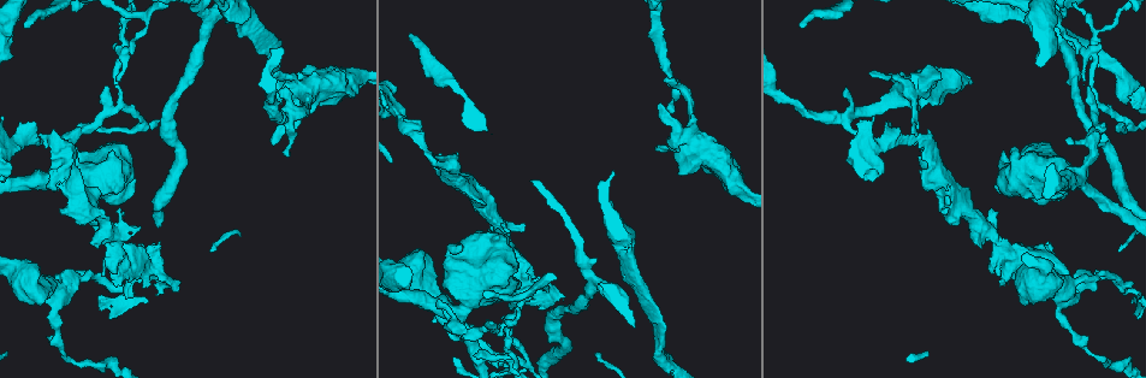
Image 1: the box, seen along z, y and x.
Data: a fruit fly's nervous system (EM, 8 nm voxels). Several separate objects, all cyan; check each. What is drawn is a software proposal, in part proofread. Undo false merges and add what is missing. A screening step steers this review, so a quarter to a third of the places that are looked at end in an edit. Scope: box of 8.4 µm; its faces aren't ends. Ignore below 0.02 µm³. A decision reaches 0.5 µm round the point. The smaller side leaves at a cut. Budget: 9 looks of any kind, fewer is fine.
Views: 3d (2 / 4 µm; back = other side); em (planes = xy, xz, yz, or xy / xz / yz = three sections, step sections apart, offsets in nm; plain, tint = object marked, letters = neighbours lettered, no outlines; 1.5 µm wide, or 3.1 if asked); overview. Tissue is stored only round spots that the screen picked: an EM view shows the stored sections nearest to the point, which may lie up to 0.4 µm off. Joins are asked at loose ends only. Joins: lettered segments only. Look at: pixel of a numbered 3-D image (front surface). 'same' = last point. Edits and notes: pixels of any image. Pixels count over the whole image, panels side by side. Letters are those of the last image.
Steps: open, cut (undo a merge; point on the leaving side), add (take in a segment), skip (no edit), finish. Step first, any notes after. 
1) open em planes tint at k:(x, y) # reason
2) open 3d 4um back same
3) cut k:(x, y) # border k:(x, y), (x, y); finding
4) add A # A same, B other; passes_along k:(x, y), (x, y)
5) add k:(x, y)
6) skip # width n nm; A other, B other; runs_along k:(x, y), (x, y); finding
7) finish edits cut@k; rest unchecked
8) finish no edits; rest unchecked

open 3d 4um at 1:(118, 59) # three-way junction

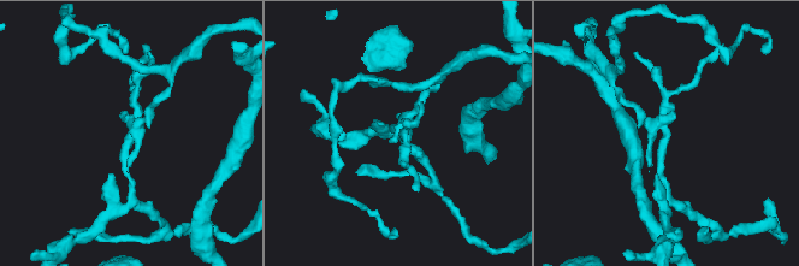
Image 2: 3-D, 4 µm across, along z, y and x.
open em yz step 4 letters at 2:(127, 139)

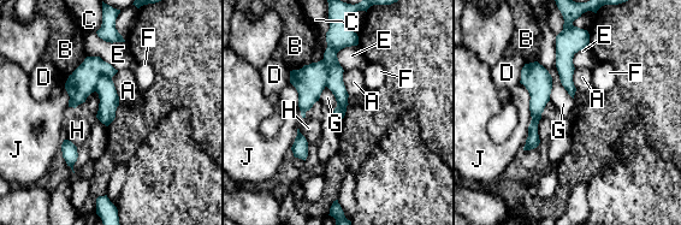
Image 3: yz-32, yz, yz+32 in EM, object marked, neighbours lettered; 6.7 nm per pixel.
cut 3:(309, 81) # A other, B other, C other, D other, E other, F other, G other, H other, J other; two cells meet here

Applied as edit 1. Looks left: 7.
open em yz step 4 letters at 1:(928, 184) # free end

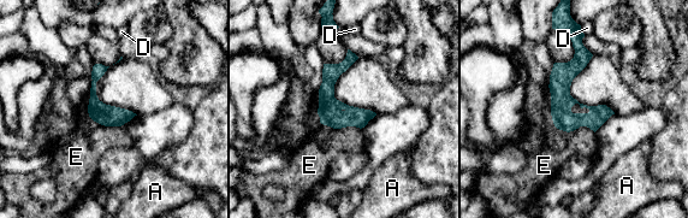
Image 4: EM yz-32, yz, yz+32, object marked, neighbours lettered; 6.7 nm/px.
open em planes letters same # another direction

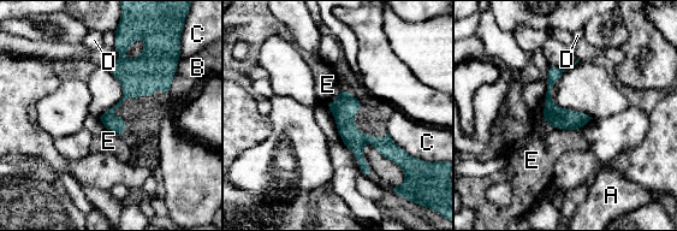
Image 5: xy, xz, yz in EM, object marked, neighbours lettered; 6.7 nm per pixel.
skip # longest_contact E 260 nm; A other, B other, C other, D other, E other; no lettered segment goes on from it

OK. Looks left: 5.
open 3d 4um at 1:(1048, 243)

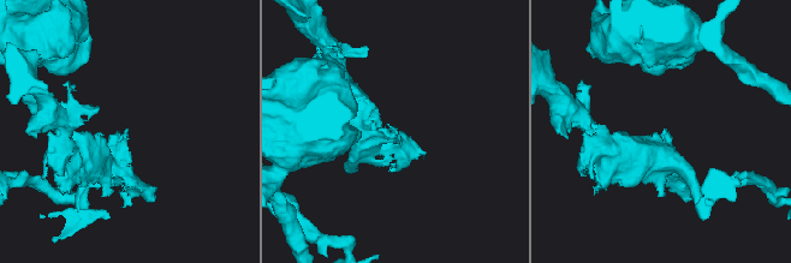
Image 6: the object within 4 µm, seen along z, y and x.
open em planes letters at 6:(664, 128) # need the tissue

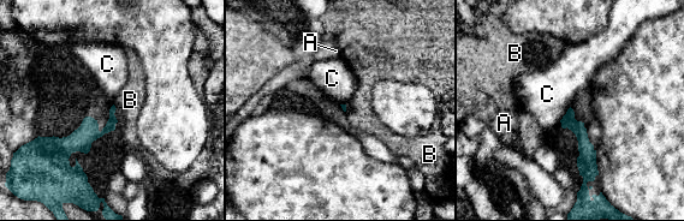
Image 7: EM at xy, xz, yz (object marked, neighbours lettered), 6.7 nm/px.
skip # A other, B other, C other; border 7:(570, 106), (559, 121); none of them fits

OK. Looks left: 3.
open overview

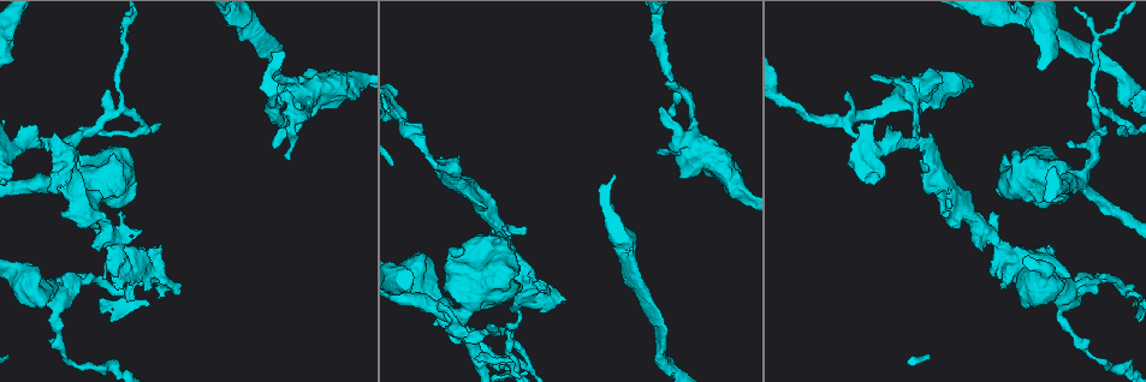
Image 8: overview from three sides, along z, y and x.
open 3d 2um at 8:(671, 113)

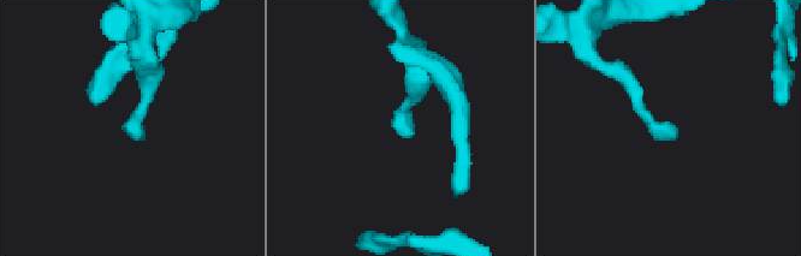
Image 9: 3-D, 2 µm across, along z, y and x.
open em planes letters at 9:(139, 139) # now the EM

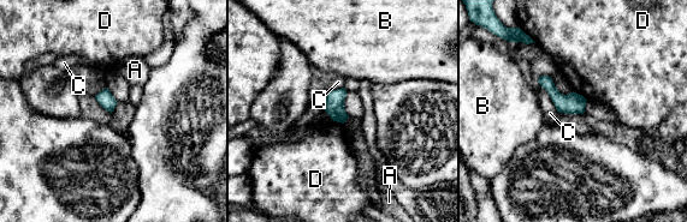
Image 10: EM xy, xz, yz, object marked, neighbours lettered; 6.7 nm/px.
add C # longest_contact C 220 nm; A other, B other, C same, D other; it goes on there

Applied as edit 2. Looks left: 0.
finish edits cut@3, add@10; rest unchecked

